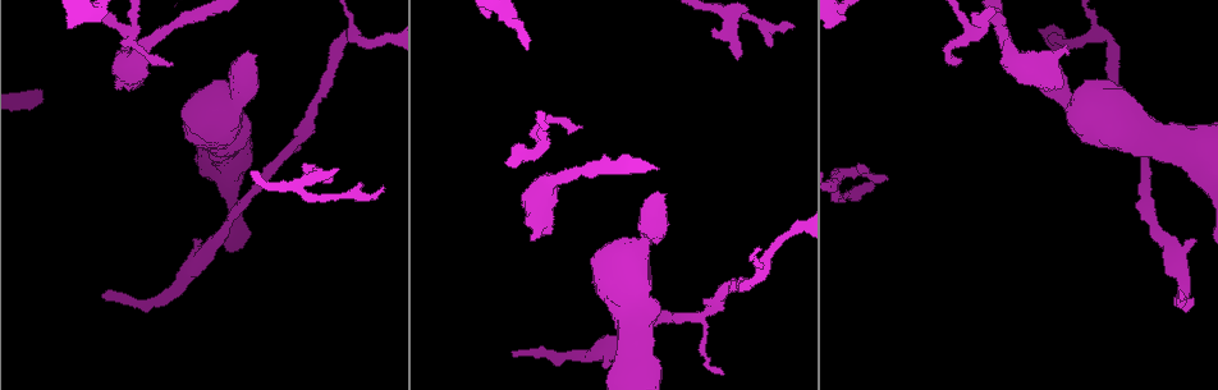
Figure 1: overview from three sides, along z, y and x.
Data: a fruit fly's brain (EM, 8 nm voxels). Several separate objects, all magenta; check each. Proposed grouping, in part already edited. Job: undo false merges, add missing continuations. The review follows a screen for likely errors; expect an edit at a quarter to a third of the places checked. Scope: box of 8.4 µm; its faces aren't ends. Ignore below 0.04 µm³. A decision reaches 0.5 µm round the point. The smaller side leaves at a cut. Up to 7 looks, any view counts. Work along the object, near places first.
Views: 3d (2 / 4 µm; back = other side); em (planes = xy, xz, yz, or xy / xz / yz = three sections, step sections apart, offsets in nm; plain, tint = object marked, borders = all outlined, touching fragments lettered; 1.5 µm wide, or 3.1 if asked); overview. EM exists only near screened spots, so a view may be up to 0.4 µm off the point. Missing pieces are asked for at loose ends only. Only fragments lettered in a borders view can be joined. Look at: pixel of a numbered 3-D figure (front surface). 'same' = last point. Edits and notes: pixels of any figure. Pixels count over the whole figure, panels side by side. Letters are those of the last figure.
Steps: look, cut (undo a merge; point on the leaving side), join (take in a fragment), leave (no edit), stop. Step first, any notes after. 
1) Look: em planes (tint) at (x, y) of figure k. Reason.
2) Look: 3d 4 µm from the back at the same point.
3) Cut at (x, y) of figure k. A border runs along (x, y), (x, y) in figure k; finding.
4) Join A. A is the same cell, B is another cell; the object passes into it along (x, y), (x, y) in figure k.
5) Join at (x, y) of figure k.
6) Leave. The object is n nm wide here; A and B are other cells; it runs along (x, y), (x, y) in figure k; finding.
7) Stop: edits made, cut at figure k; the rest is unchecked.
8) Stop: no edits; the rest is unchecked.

Look: 3d 4 µm at (666, 193) of figure 1. An open end.

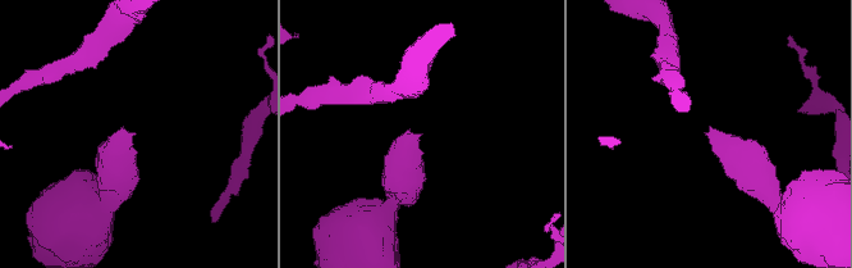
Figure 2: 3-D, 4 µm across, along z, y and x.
Look: em planes (borders) at (419, 134) of figure 2.

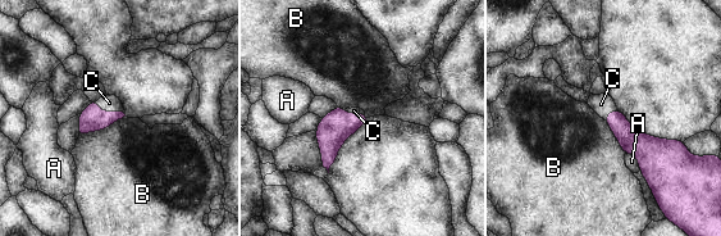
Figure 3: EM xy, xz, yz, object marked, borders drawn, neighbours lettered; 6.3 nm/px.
Join C. C is the same cell, A and B are other cells; the object passes into it along (91, 118), (106, 112), (109, 103) in figure 3; the neuron continues.

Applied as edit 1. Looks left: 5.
Look: 3d 2 µm at (852, 187) of figure 1. Free end.

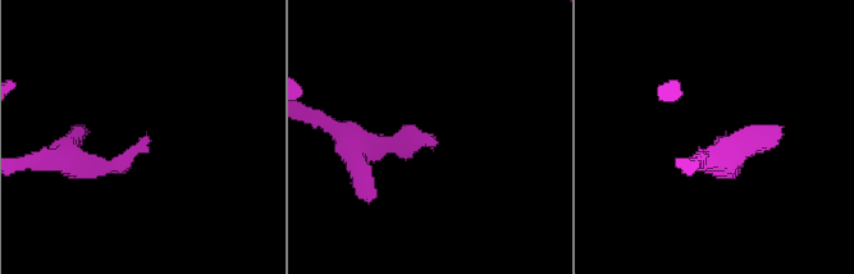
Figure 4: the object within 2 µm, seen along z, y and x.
Look: em planes (borders) at (436, 145) of figure 4.

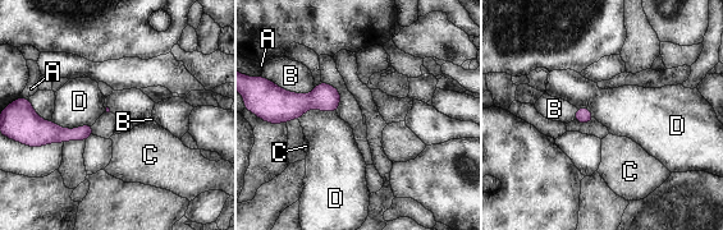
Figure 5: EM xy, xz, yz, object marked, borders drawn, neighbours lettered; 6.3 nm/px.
Leave. A, B, C and D are other cells; a border runs along (53, 120), (63, 128), (92, 124) in figure 5; none of them fits.

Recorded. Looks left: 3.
Look: em xz step 8 (tint) at (513, 352) of figure 1. Long arm stops here.

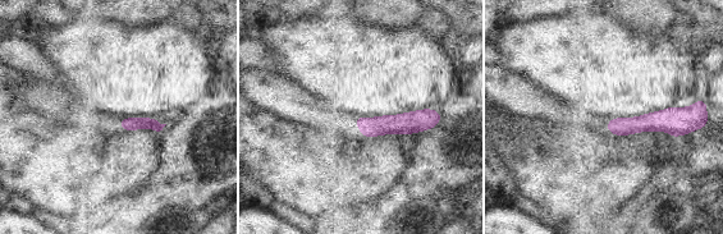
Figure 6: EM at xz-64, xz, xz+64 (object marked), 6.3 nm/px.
Look: em planes (borders) at the same point.

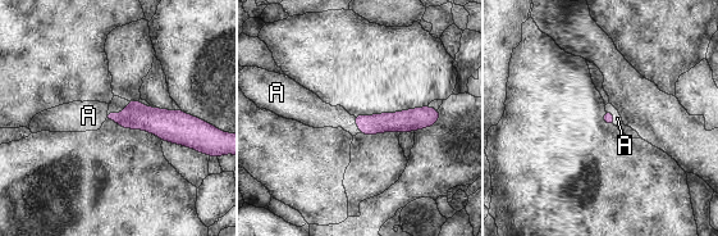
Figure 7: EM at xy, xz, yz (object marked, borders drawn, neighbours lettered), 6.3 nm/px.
Join A. A is the same cell; the object passes into it along (608, 118), (612, 116), (617, 118) in figure 7; it goes on there.

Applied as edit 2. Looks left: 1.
Stop: edits made, join at figure 3, join at figure 7; the rest is unchecked.

